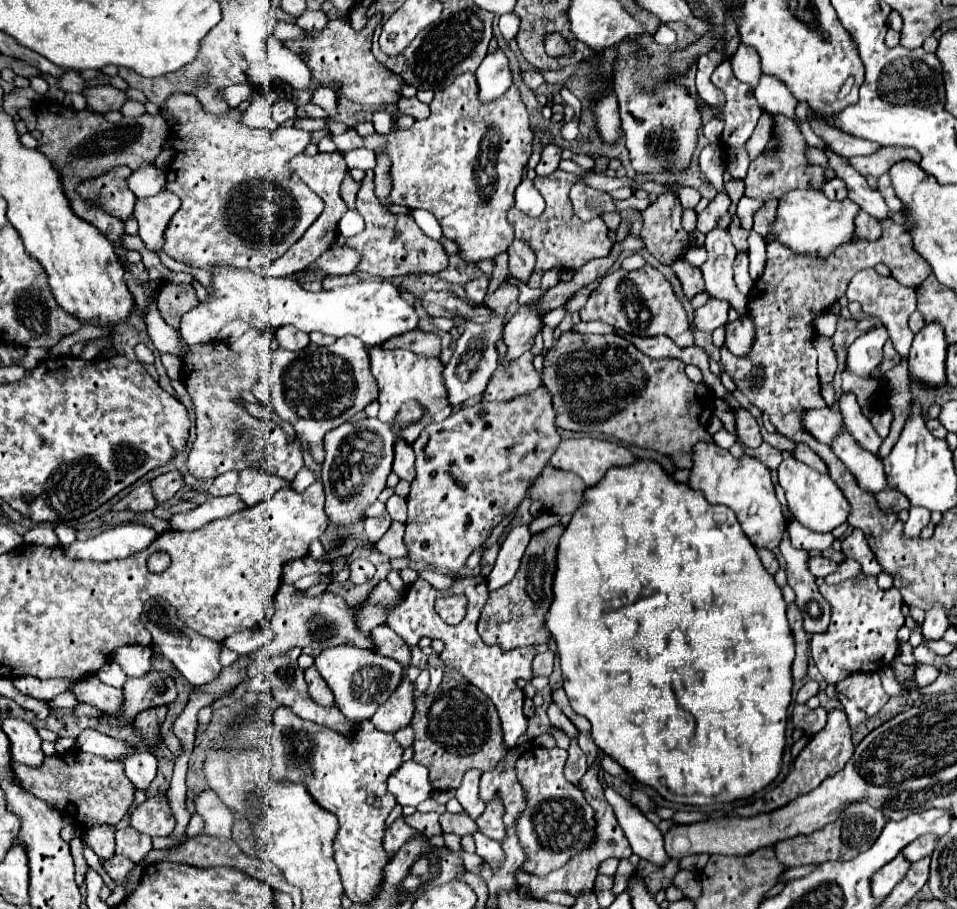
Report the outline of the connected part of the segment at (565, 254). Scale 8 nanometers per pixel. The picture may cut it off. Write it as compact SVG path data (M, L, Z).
M561 169L553 171L547 177L535 177L533 185L537 187L537 191L541 193L541 197L545 199L547 207L543 211L541 217L527 217L525 213L517 211L515 207L509 209L507 213L507 221L513 225L515 229L515 237L525 241L537 255L537 267L533 271L533 277L529 281L529 287L539 287L541 277L549 271L549 269L559 269L559 271L577 271L581 265L585 265L591 259L597 257L607 257L613 243L609 241L609 229L605 227L605 223L601 219L583 223L575 217L575 213L571 213L571 201L569 201L569 189L575 183L583 183L583 177L577 173L565 173Z

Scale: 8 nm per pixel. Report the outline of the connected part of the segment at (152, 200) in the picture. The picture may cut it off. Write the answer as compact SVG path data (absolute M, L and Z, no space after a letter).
M159 191L153 197L137 199L133 217L139 223L139 237L143 239L147 249L153 251L155 255L163 251L165 229L179 207L181 207L179 197L169 191Z

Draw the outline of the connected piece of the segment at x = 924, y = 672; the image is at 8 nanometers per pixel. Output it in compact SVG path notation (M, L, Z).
M917 665L915 669L915 679L917 679L917 685L925 687L929 683L933 683L937 677L939 677L939 669L933 667L933 665Z

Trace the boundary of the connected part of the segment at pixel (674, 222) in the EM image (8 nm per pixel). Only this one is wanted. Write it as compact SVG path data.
M667 183L665 185L667 191L661 193L653 205L649 205L645 211L643 211L643 231L641 231L641 237L645 241L645 247L647 251L659 259L661 263L669 265L671 261L683 257L689 249L689 235L687 231L683 231L681 227L681 201L679 201L679 189L683 187L681 183Z

